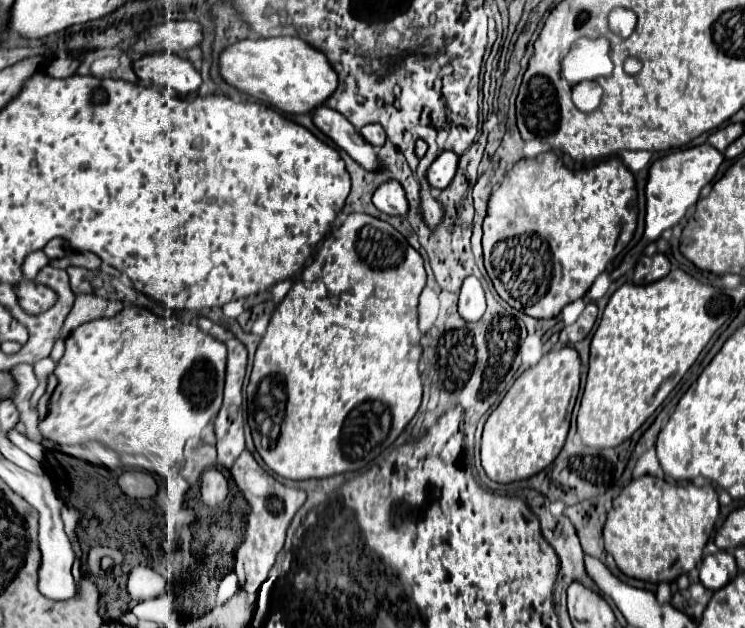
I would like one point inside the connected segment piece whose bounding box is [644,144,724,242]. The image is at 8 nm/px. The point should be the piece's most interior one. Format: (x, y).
(674, 182)

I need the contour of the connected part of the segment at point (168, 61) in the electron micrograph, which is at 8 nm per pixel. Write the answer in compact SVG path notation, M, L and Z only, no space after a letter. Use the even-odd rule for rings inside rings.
M168 52L150 54L136 60L134 72L140 80L152 80L152 84L156 84L158 88L170 86L180 96L198 90L198 86L202 84L200 72L196 72L188 60Z

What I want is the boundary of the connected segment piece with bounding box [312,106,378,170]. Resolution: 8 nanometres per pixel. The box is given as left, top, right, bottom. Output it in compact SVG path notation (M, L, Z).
M318 106L312 110L312 122L366 170L374 170L378 166L372 146L364 140L360 132L356 132L356 128L340 112L328 106Z

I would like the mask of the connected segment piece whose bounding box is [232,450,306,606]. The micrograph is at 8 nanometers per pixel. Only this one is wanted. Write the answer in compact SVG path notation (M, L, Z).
M244 450L242 456L234 462L232 476L234 476L234 482L238 484L240 492L244 494L244 498L250 504L244 542L236 550L234 572L238 576L240 588L244 588L248 592L248 602L254 606L258 600L258 588L268 578L268 574L276 562L276 556L284 546L286 530L288 530L294 514L298 512L298 508L306 502L306 494L302 490L288 488L288 486L280 484L276 478L272 478L264 468L260 468L260 464L254 460L250 450Z

